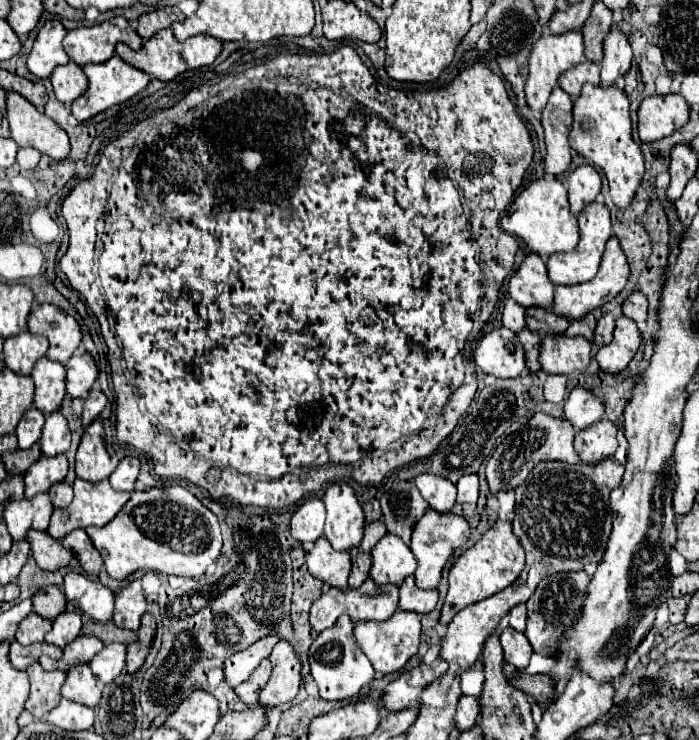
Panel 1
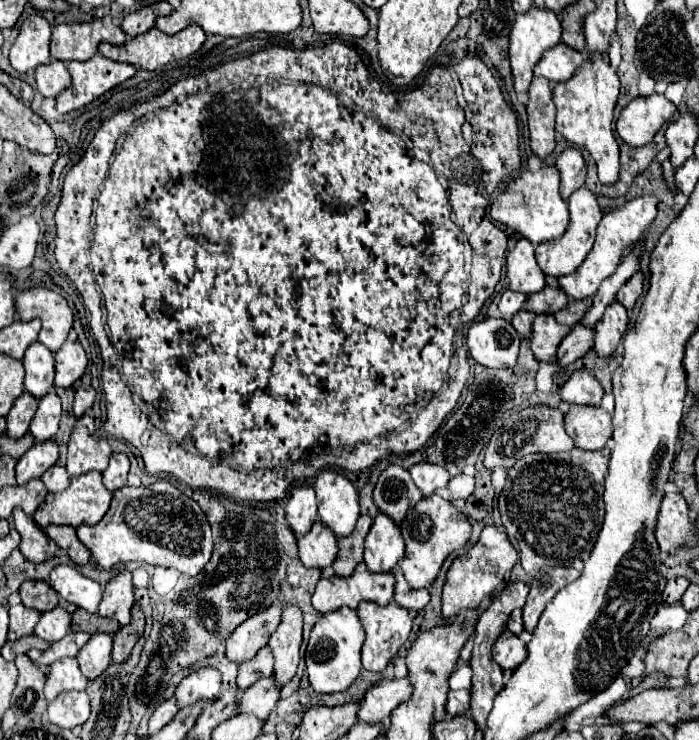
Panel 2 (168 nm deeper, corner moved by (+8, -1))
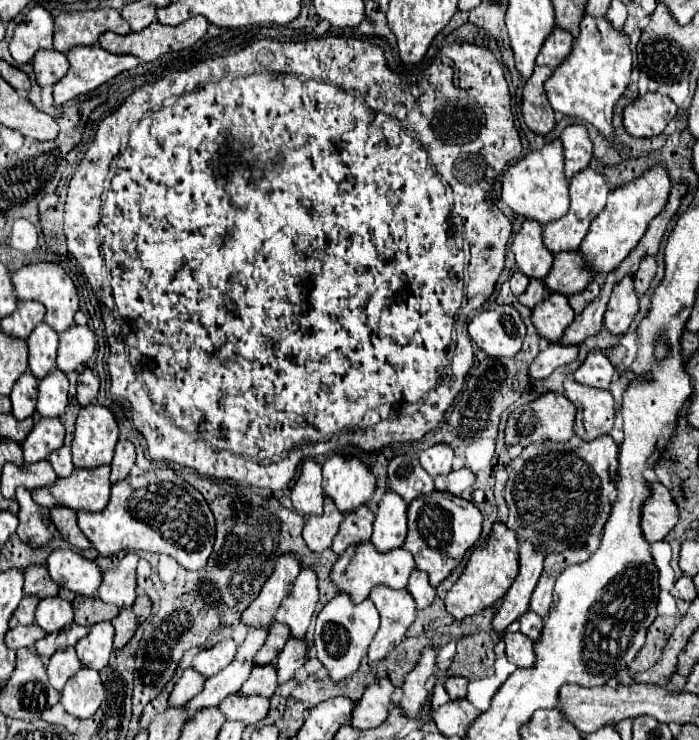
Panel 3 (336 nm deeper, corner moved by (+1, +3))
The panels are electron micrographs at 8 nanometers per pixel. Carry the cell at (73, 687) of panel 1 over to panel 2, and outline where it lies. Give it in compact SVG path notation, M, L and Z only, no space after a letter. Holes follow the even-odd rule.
M75 658L57 660L55 664L51 664L51 670L49 670L49 674L47 674L45 696L47 696L47 700L51 702L51 700L55 700L55 696L59 696L61 692L85 690L87 684L89 684L89 680L81 674Z

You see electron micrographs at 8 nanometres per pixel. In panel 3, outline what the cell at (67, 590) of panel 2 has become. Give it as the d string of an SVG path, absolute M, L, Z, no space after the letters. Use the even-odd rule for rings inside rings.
M70 548L52 550L46 558L46 570L58 586L82 596L96 596L96 590L102 584L102 572L96 562Z

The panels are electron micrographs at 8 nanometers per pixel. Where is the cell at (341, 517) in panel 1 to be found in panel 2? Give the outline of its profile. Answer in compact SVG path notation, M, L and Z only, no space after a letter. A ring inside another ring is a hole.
M323 470L315 480L319 520L335 532L337 538L345 538L353 532L359 518L359 494L355 486L333 470Z

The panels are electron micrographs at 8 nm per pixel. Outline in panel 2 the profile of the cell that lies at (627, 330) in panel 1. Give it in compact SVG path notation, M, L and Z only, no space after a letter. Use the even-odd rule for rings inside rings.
M615 300L613 304L607 306L599 324L595 324L595 346L593 346L593 350L595 350L597 358L609 358L615 352L615 348L619 346L627 326L629 326L627 310Z

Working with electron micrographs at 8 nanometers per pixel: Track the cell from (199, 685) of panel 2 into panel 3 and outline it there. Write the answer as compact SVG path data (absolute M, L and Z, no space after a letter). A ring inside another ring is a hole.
M232 638L228 640L222 640L210 648L204 648L196 654L194 658L194 668L200 670L202 674L206 674L208 678L218 674L222 668L226 668L232 660L234 660L234 654L236 654L236 642Z

